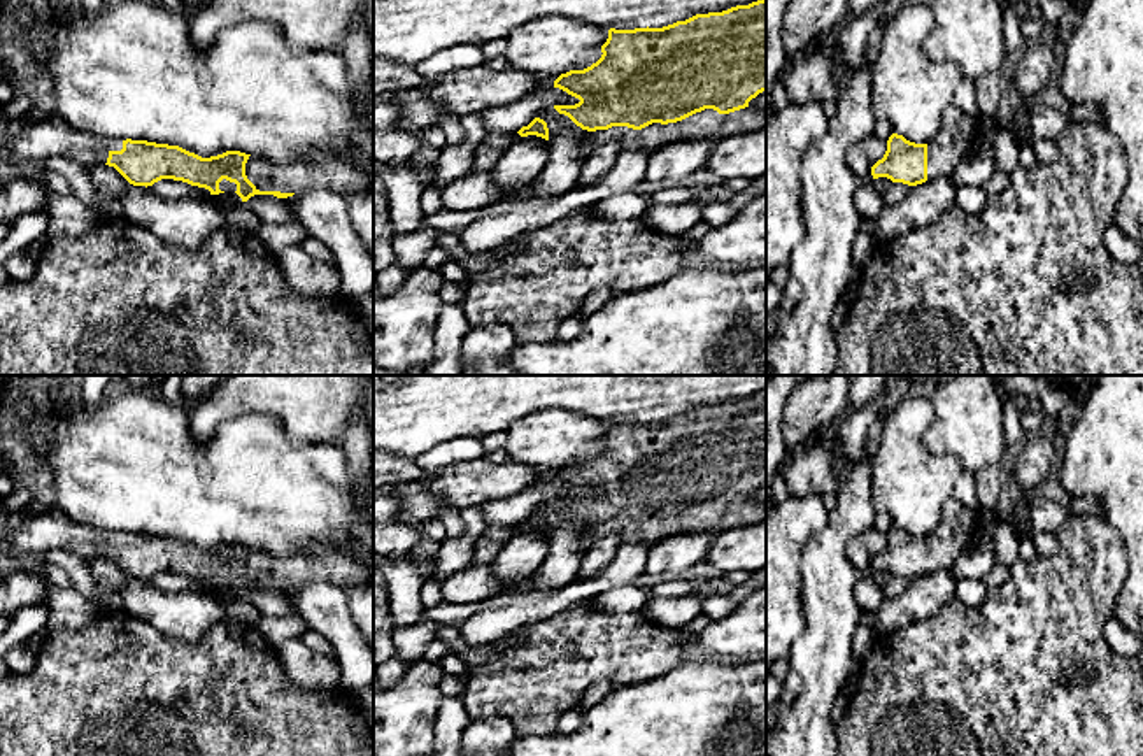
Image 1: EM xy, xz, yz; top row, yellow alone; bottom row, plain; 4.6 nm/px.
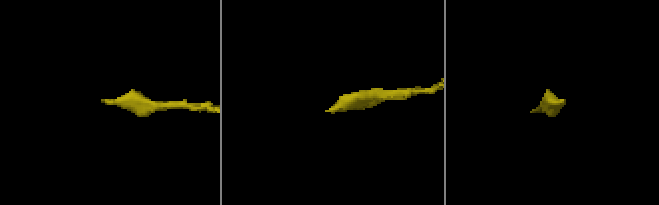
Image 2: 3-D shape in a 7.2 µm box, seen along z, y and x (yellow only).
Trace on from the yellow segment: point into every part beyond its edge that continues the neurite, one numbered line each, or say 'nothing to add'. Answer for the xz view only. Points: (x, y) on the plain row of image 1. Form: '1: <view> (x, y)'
1: xz (709, 516)

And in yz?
1: yz (958, 527)

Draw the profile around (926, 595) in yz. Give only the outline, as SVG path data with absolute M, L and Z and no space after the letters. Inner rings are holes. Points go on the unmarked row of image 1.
M952 568L912 579L896 598L884 600L875 610L875 635L892 635L933 617L955 596L957 579Z

